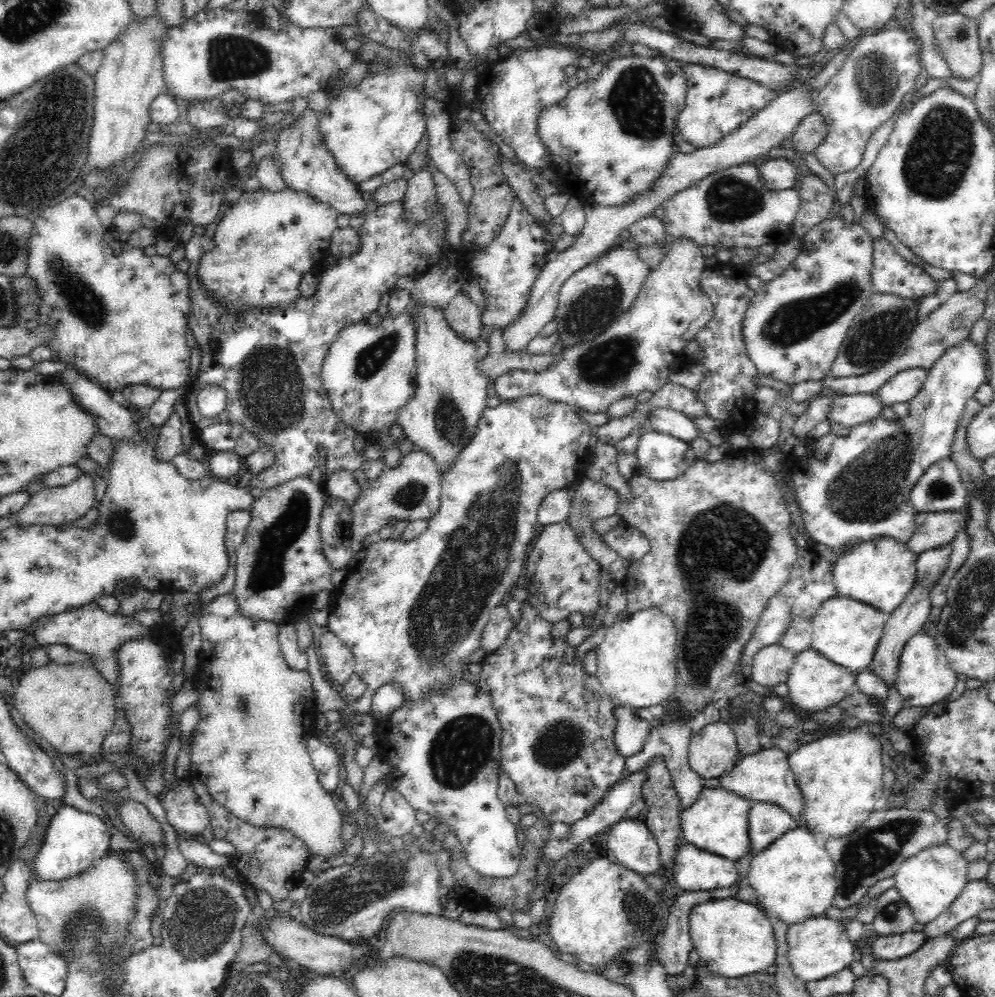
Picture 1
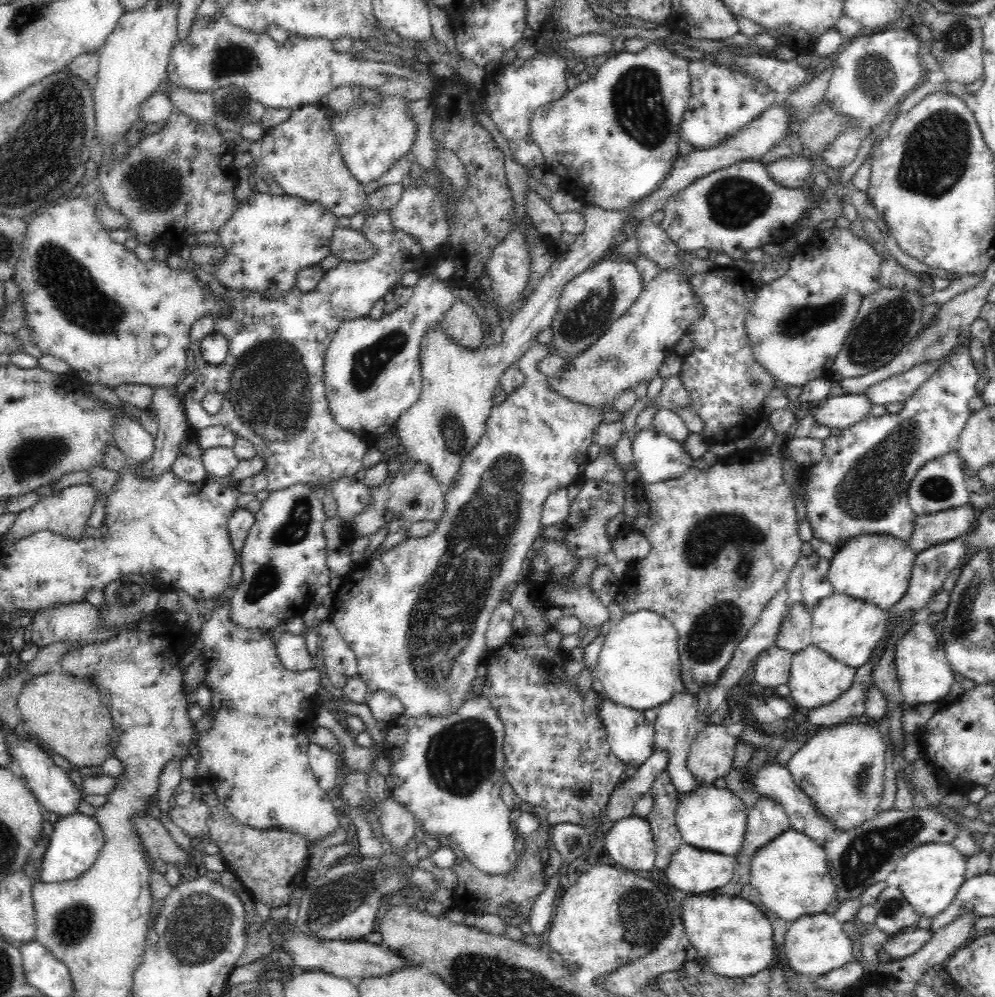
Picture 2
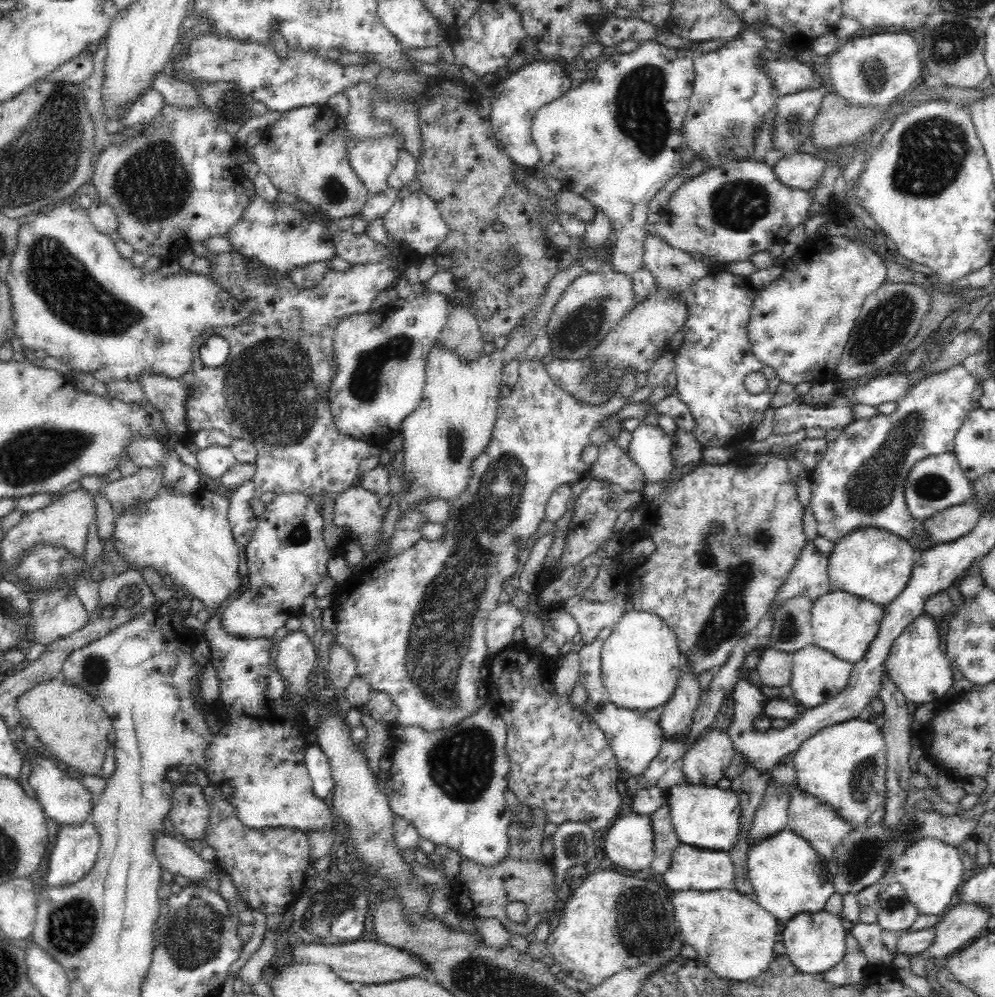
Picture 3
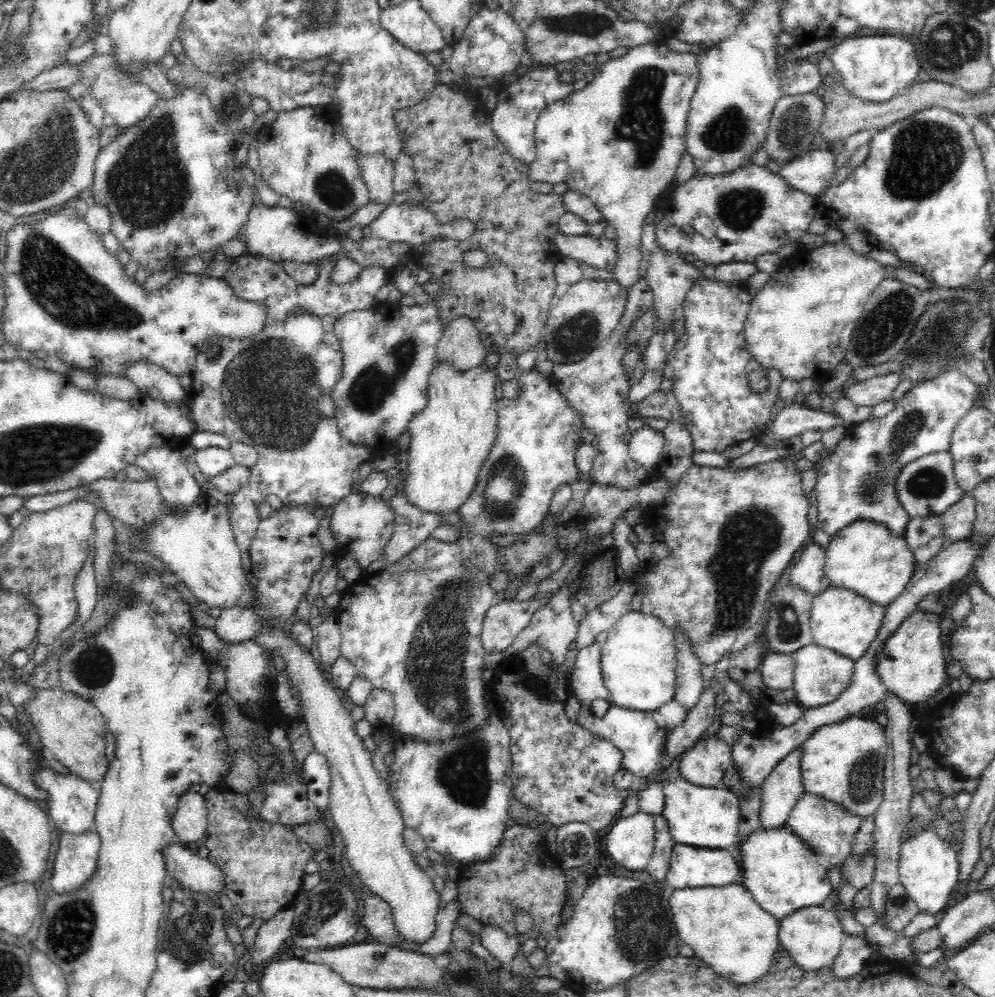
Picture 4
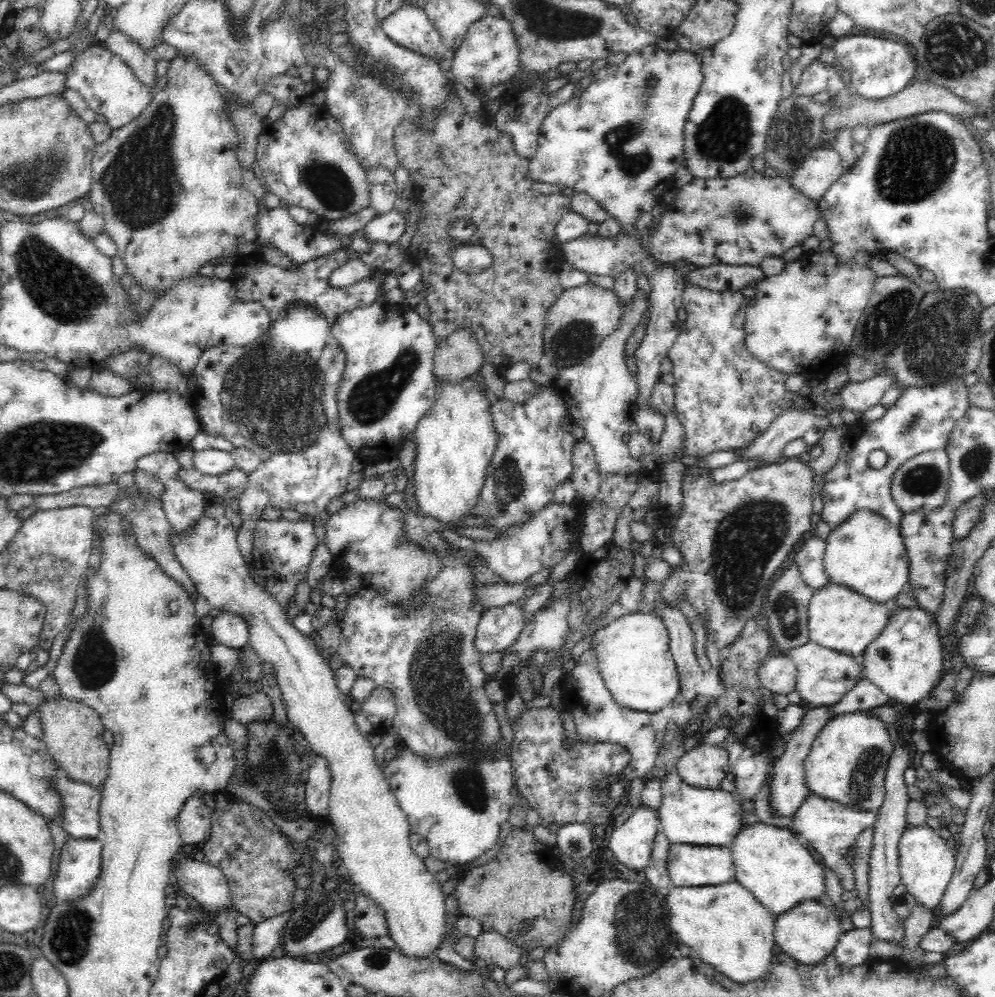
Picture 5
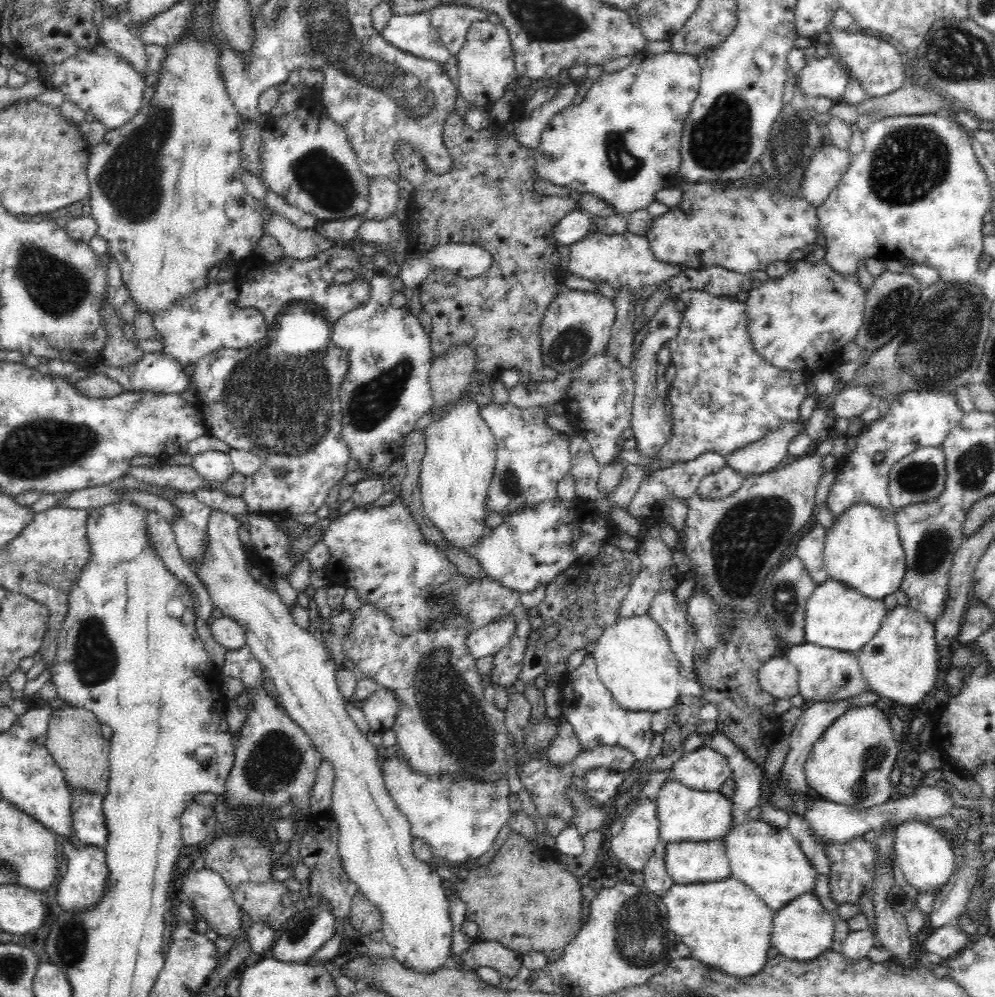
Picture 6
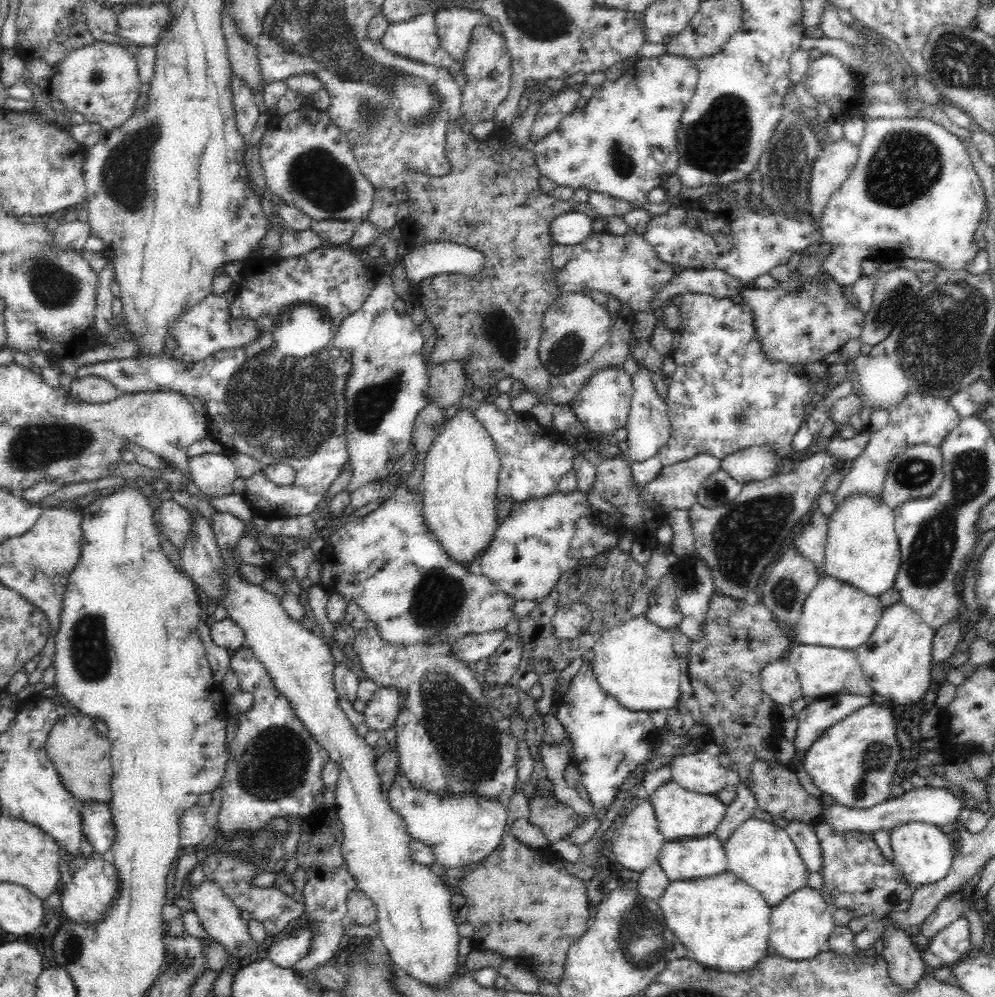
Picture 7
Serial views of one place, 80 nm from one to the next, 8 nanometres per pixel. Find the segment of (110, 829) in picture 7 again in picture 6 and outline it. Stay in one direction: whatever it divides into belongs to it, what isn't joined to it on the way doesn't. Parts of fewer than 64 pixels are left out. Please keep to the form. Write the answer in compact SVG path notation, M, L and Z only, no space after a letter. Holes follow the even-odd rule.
M72 789L72 818L73 818L73 834L78 840L86 845L100 847L104 850L107 845L108 829L104 816L104 800L99 794L90 794L82 789Z

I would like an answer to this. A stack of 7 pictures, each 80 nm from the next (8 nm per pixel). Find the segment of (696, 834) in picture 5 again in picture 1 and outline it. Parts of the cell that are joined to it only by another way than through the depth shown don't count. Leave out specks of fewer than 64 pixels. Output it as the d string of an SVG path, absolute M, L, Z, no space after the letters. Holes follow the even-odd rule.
M703 786L698 795L697 800L679 814L683 841L733 861L748 854L748 814L752 803L724 787Z

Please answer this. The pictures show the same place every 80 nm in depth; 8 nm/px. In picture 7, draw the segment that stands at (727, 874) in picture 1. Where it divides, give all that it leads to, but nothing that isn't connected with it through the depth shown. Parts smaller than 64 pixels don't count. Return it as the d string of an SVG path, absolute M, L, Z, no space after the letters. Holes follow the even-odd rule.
M714 834L665 841L657 860L671 881L716 876L728 866L725 846Z

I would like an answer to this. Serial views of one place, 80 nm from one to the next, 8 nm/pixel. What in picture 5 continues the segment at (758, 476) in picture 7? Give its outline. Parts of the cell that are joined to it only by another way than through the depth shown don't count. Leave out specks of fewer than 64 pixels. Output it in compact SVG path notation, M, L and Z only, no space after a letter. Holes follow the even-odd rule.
M792 409L782 413L759 437L744 447L736 459L754 463L755 468L774 465L783 456L783 450L790 441L803 438L812 426L821 429L826 424L824 417Z

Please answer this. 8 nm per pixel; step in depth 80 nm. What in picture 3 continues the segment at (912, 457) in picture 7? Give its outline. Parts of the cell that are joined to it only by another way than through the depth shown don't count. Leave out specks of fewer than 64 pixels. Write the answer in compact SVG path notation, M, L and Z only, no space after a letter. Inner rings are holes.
M950 452L935 457L926 457L915 462L914 466L908 470L904 482L906 507L917 522L930 520L934 513L942 512L948 507L960 504L966 498L971 498L972 495L970 481L962 475L956 457Z

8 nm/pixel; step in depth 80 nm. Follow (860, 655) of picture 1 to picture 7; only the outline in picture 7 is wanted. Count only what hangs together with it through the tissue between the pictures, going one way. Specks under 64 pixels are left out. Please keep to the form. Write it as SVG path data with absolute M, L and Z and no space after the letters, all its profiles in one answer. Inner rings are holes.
M824 575L803 602L792 638L795 644L800 645L836 646L855 650L868 640L880 620L882 610L884 606L878 597L869 596L837 578Z

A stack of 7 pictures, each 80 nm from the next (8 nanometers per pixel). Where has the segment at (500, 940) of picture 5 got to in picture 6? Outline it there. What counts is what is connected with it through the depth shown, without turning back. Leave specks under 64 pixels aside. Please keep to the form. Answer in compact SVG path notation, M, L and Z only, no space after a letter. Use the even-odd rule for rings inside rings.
M475 941L465 953L461 954L460 963L468 971L476 971L480 966L490 966L501 976L511 980L522 968L521 957L496 941Z

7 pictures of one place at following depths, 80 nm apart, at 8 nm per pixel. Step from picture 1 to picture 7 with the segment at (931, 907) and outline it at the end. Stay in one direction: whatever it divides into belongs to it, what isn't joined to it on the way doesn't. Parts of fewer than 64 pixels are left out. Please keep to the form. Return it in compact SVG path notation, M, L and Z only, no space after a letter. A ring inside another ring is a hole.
M907 822L893 826L889 830L889 838L894 855L894 859L891 861L903 872L904 878L911 884L921 887L938 882L948 874L955 857L952 851L955 838L941 831L940 827L924 822Z

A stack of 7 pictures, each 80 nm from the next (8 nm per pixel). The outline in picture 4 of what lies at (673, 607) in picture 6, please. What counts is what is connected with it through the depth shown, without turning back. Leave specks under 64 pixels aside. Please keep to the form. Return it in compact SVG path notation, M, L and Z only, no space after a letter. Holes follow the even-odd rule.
M681 626L672 628L676 652L676 692L674 700L690 710L702 694L702 663L694 655L689 636Z

